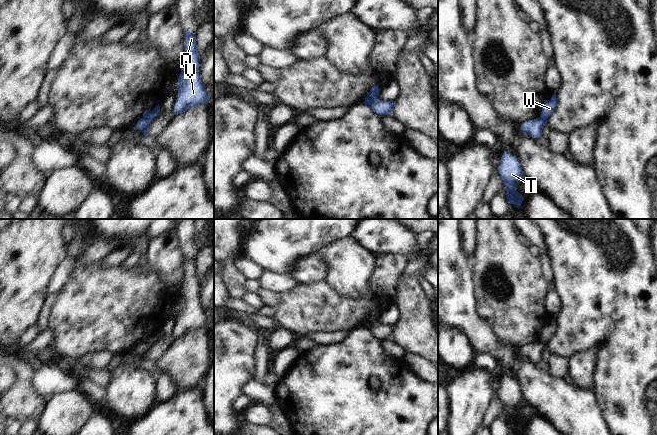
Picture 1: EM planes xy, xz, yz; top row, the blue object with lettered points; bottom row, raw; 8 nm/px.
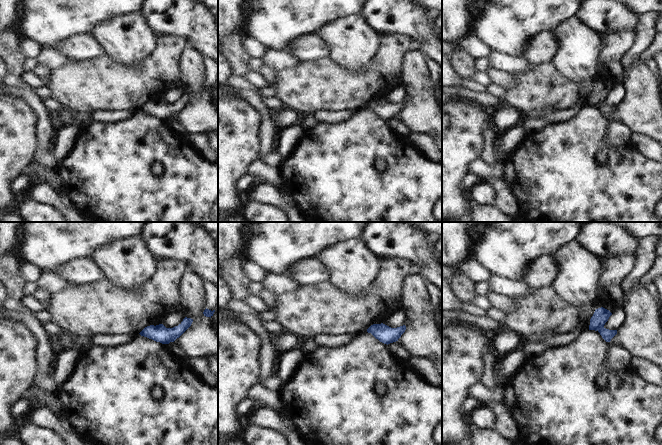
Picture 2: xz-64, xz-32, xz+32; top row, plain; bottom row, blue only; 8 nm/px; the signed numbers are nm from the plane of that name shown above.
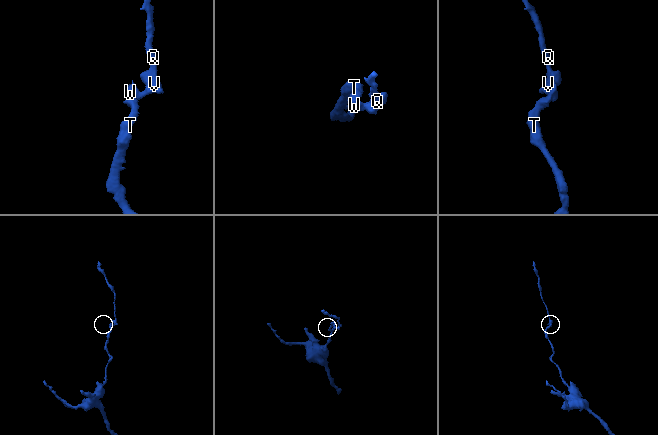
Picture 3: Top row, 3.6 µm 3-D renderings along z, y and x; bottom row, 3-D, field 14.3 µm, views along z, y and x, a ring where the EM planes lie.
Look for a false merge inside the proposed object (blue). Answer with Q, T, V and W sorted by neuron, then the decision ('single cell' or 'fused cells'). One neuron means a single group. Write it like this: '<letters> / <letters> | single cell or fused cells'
Q V W / T | fused cells

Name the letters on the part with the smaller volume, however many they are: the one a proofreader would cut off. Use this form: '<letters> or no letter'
Q, V, W

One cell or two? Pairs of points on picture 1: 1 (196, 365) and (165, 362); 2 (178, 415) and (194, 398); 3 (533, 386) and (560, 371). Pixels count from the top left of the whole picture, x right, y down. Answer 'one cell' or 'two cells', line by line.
1: one cell
2: one cell
3: two cells

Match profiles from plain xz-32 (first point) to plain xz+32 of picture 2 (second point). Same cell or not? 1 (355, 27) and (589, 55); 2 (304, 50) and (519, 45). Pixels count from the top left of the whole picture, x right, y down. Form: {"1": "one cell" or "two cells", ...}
{"1": "one cell", "2": "two cells"}

